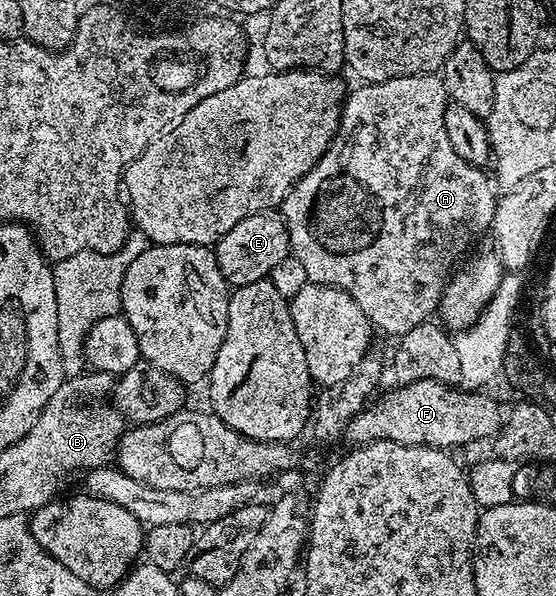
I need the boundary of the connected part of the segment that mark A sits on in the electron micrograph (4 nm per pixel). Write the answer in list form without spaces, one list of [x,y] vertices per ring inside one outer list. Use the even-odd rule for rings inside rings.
[[[436,74],[390,78],[377,84],[360,84],[353,92],[351,89],[342,101],[340,122],[328,149],[305,176],[284,193],[284,199],[278,208],[288,232],[291,255],[302,266],[309,281],[313,284],[325,284],[330,288],[340,288],[350,294],[350,298],[358,302],[362,314],[366,314],[369,325],[373,329],[381,328],[382,331],[389,332],[389,337],[392,338],[406,334],[406,330],[414,330],[414,326],[425,323],[431,317],[428,315],[437,311],[440,293],[443,292],[450,273],[457,267],[456,259],[471,246],[472,239],[480,228],[480,200],[476,197],[476,188],[472,185],[471,178],[468,177],[470,166],[458,158],[458,154],[454,154],[444,133],[445,107],[444,86]]]

